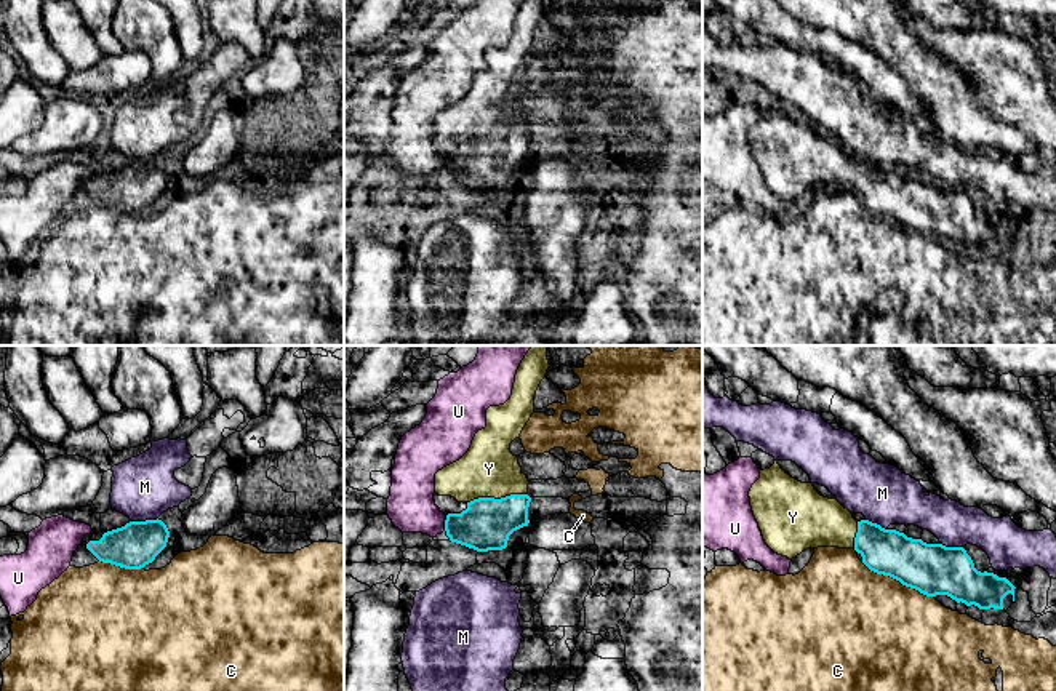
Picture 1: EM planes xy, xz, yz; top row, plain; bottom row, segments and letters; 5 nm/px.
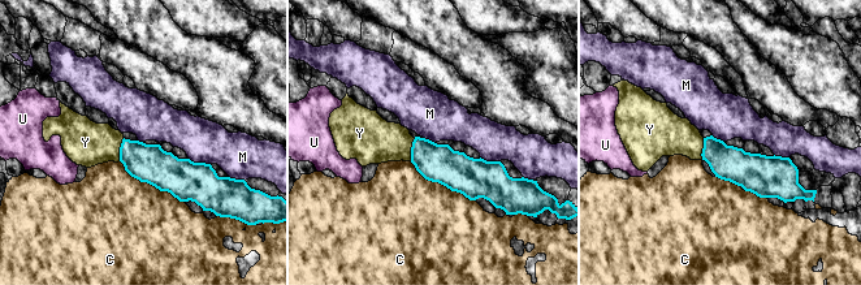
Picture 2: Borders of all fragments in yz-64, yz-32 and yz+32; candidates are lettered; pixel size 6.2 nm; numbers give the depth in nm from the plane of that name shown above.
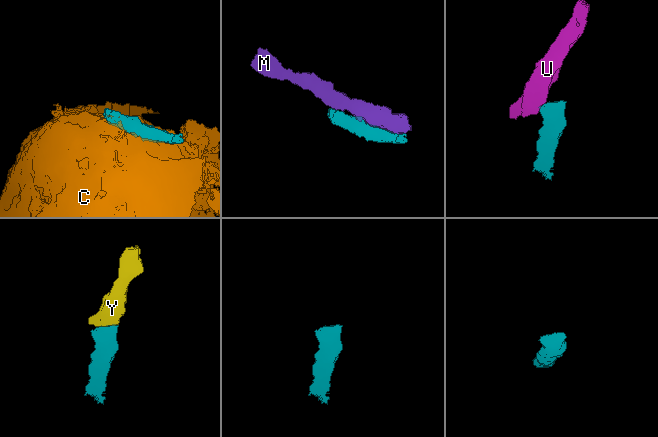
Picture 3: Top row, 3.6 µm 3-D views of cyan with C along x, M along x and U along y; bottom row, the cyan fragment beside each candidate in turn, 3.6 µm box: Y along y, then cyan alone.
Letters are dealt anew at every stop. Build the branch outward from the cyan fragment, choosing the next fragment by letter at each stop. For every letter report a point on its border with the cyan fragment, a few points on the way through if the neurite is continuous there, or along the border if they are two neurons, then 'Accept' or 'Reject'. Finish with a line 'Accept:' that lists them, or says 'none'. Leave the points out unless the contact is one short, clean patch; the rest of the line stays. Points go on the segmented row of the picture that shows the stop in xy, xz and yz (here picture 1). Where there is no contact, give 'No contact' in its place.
C: Touches cyan at yz (898, 579). Reject
M: Touches cyan at xy (146, 520). Reject
U: Touches cyan at xz (445, 523). Boundary: xz (447, 515), (444, 530). Reject
Y: Touches cyan at xz (496, 499). Path across: xz (487, 523), (496, 507), (496, 499), (488, 469). Accept
Accept: Y

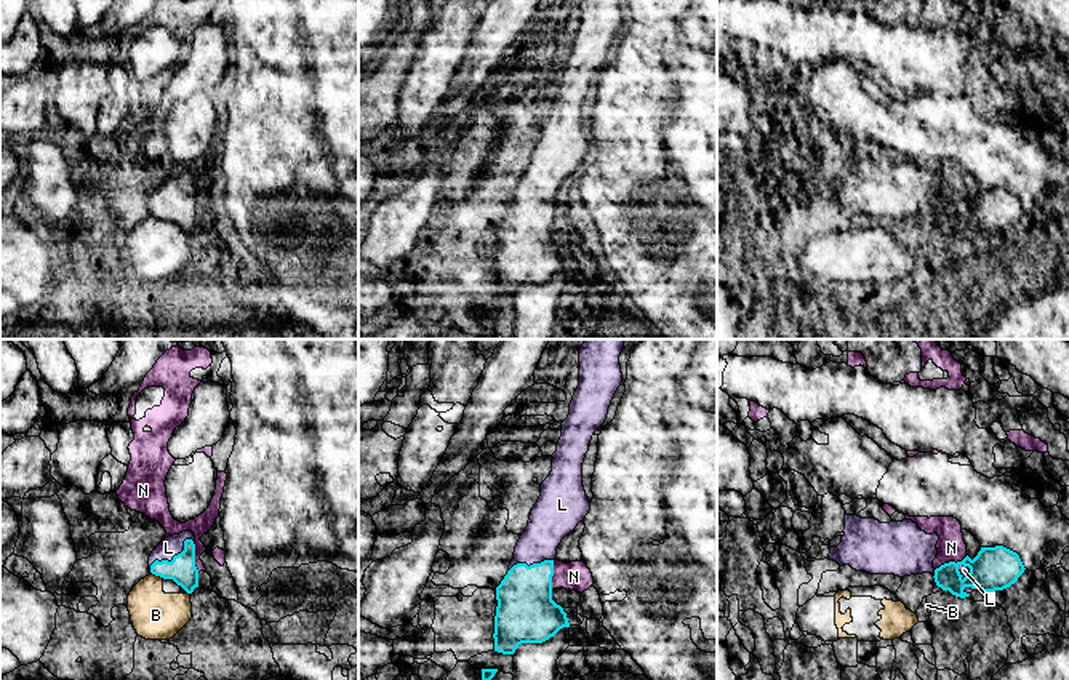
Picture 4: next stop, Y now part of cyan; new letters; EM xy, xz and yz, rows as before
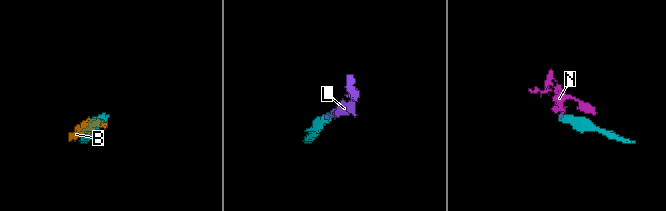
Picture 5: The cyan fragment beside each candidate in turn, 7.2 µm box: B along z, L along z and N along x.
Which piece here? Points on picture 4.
B: Touches cyan at xy (159, 575). Reject
L: Touches cyan at xy (175, 556). Accept
N: Touches cyan at yz (951, 562). Boundary: yz (967, 556), (956, 562), (944, 562), (935, 570). Reject
Accept: L

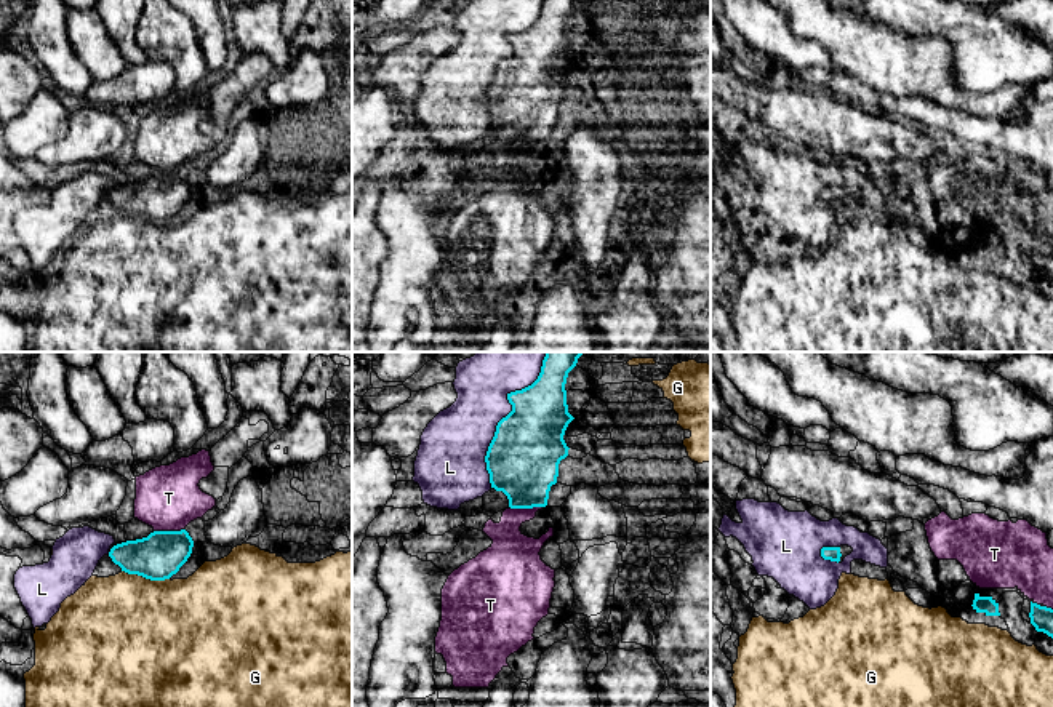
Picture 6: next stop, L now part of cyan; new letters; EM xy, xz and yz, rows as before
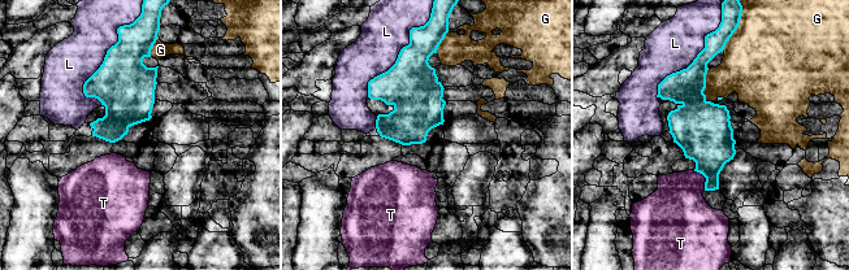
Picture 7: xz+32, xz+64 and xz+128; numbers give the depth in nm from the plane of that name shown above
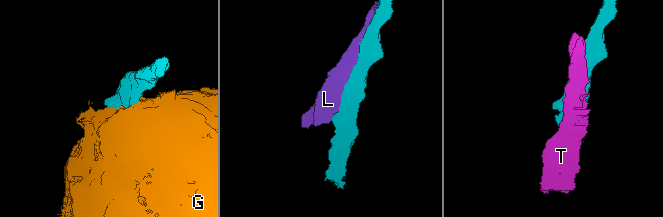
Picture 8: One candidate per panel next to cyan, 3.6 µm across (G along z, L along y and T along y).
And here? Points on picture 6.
G: Touches cyan at xy (146, 578). Reject
L: Touches cyan at xz (508, 415). Reject
T: Touches cyan at xz (525, 507). Reject
Accept: none

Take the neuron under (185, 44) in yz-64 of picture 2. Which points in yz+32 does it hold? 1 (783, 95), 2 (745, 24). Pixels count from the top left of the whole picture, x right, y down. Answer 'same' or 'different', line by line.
1: same
2: different

